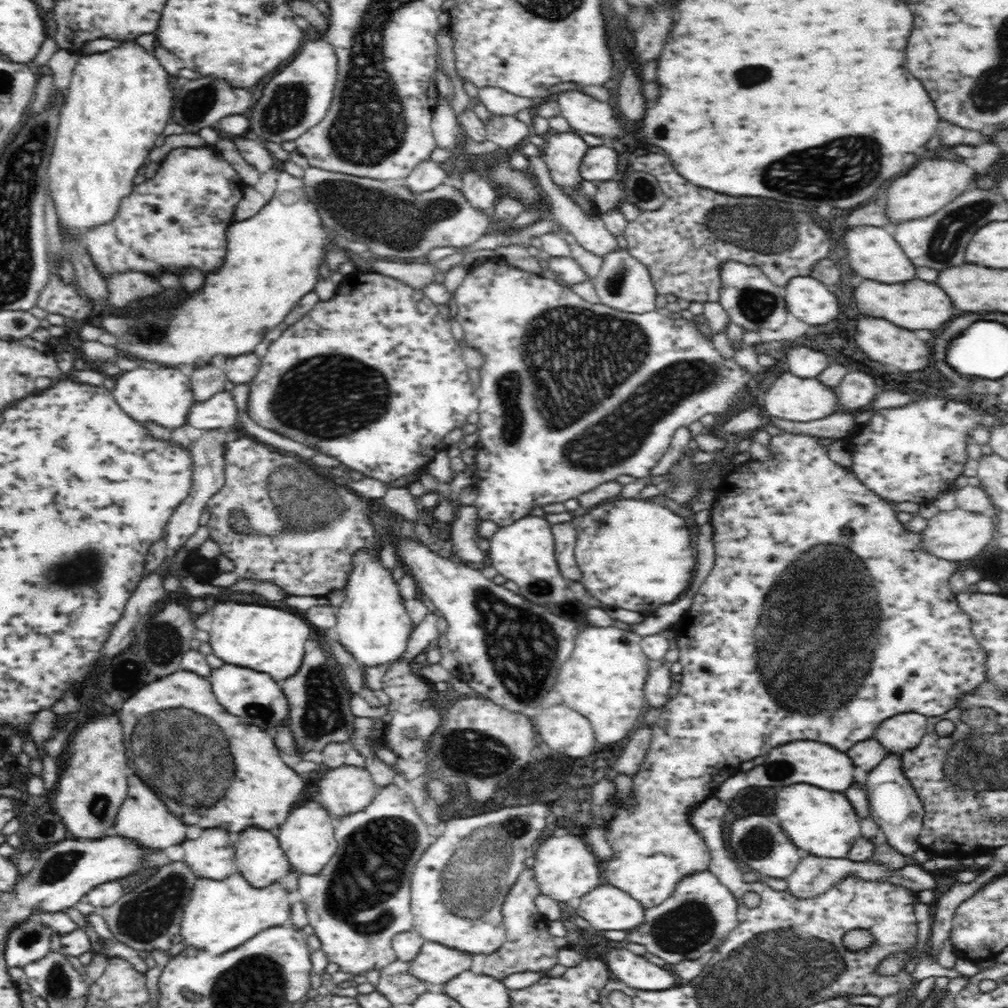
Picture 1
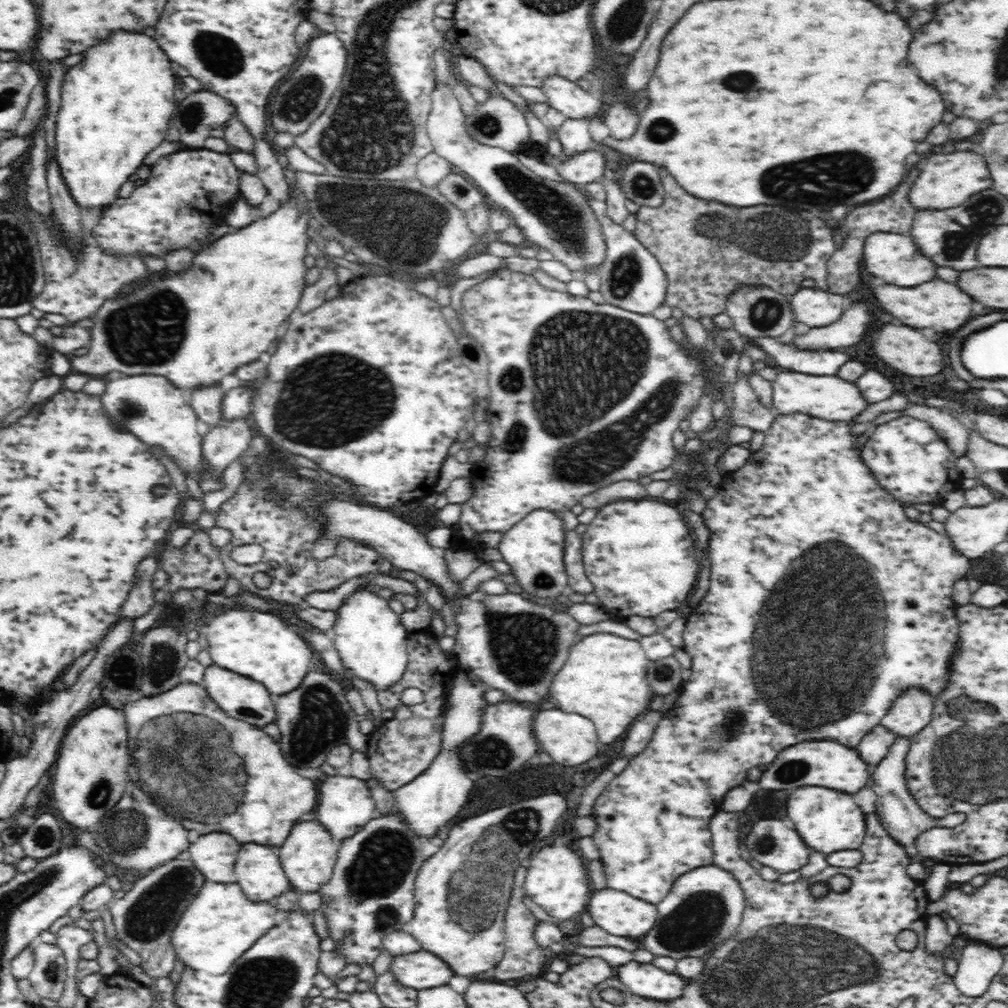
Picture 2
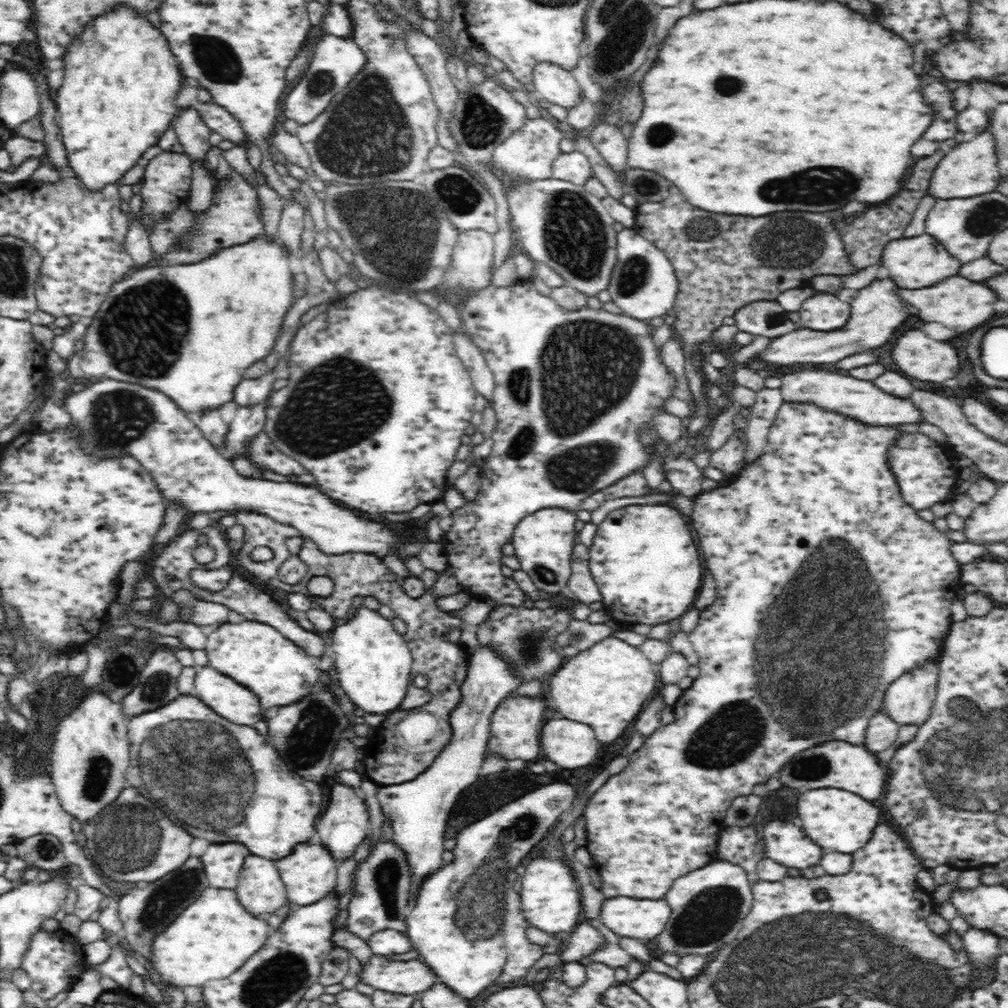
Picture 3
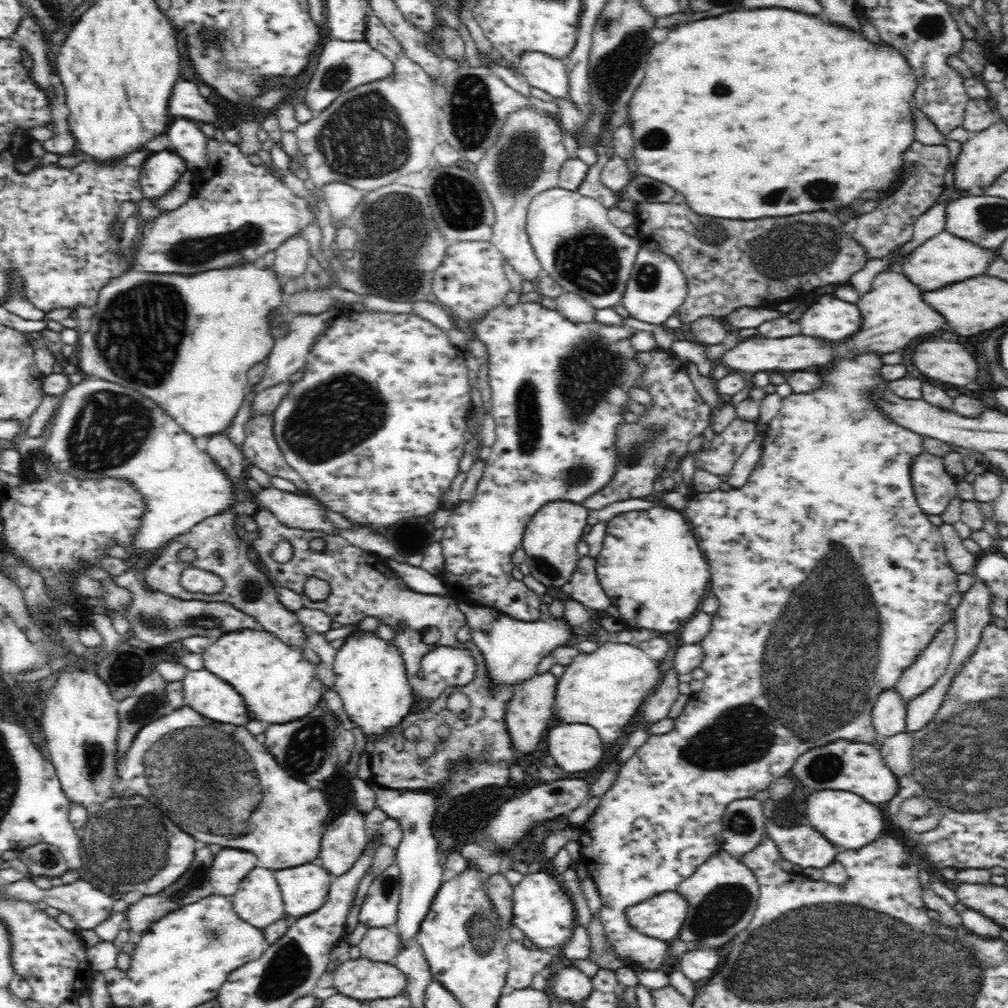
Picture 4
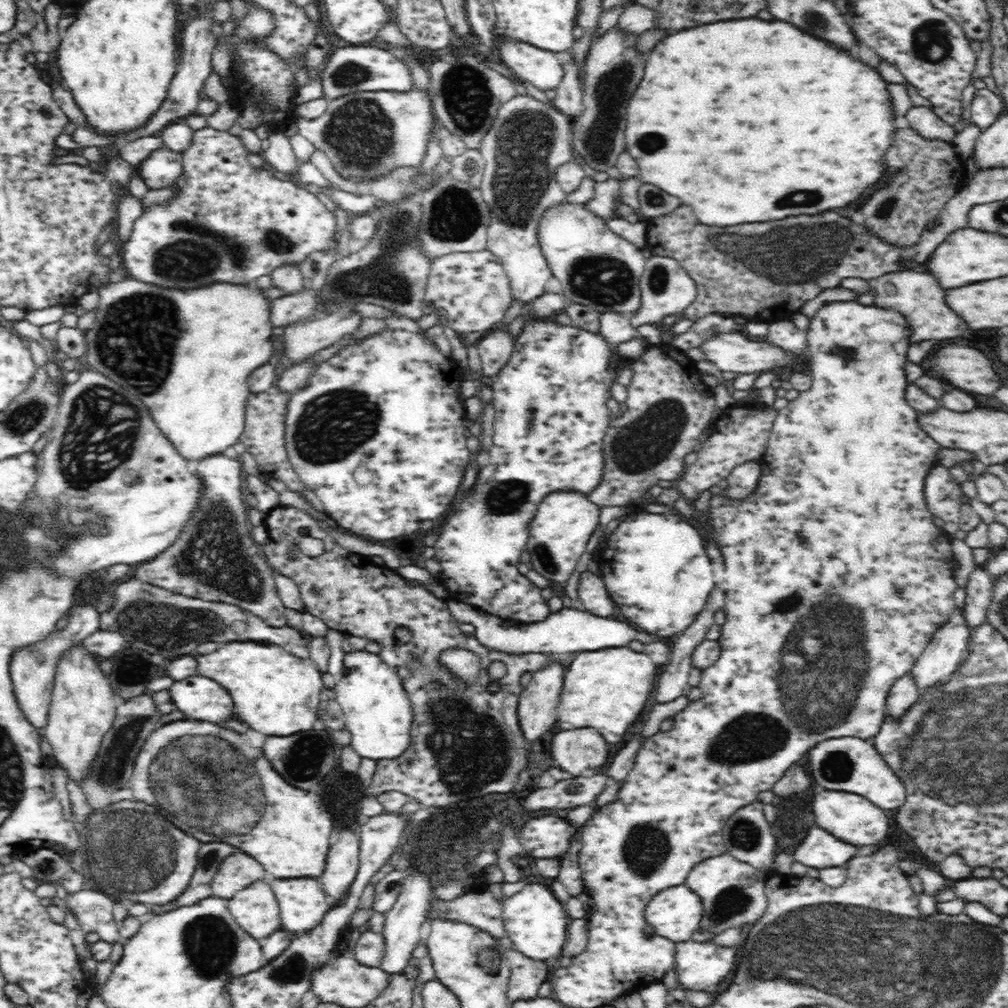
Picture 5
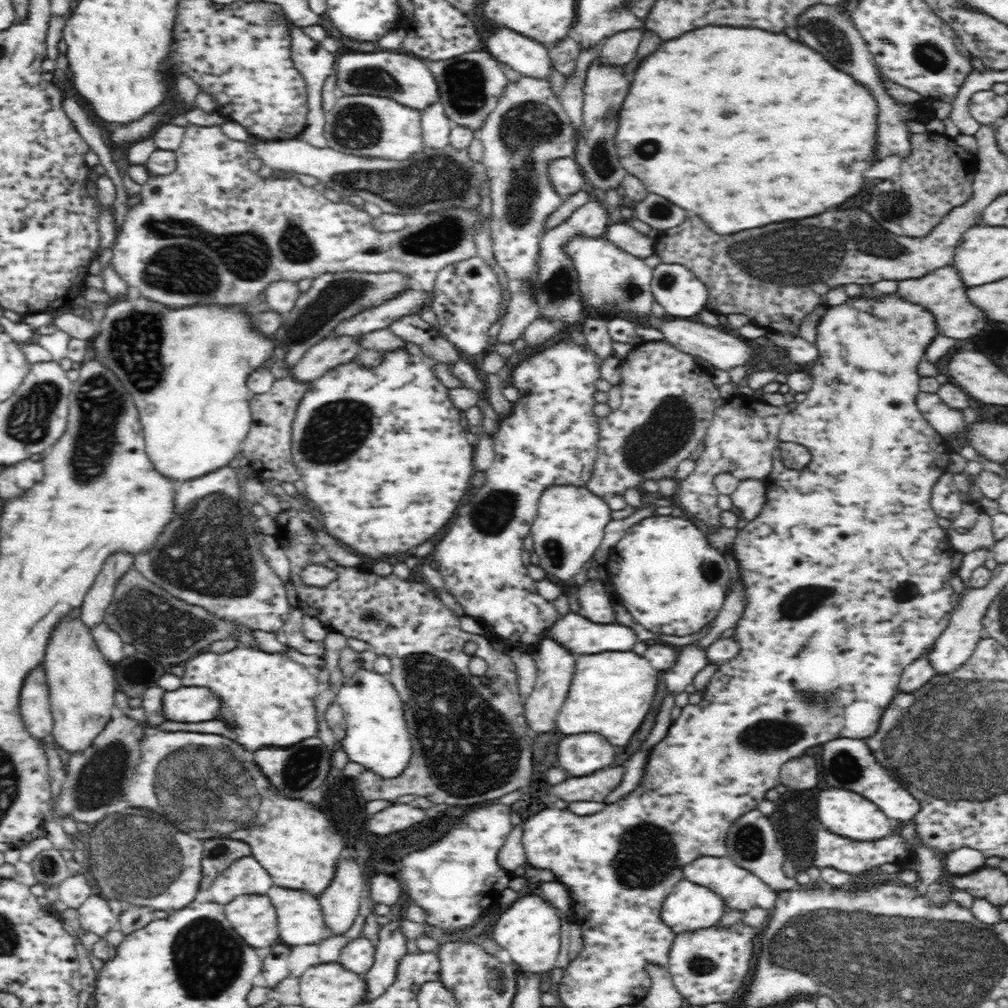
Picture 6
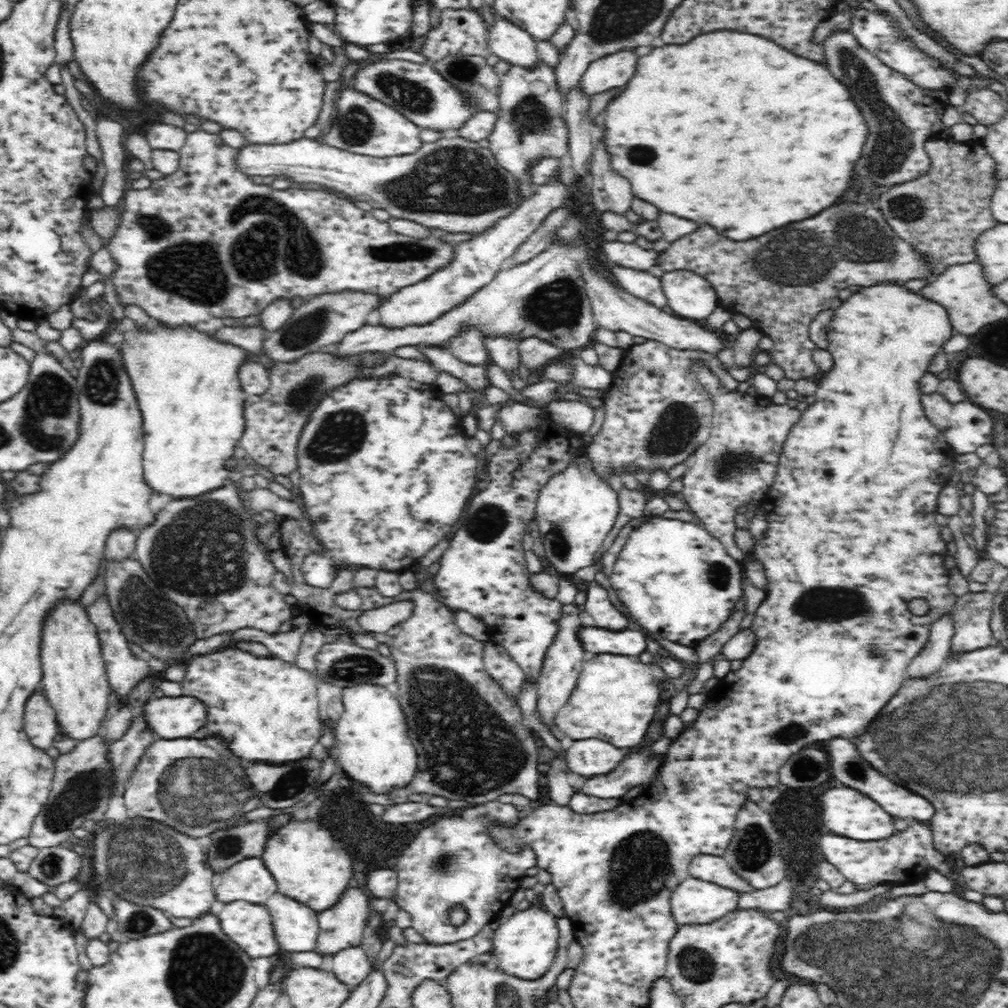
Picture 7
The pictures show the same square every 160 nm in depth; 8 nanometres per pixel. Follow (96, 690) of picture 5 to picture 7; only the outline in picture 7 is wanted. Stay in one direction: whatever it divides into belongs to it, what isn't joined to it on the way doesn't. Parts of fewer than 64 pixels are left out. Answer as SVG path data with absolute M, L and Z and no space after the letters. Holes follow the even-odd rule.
M62 598L46 613L40 645L43 670L40 687L55 710L59 728L79 741L96 736L110 710L111 688L105 674L96 625L79 600Z

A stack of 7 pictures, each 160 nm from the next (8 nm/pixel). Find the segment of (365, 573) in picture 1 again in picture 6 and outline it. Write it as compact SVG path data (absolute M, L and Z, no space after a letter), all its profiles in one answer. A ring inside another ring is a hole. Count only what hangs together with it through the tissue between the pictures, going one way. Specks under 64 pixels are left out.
M358 670L354 676L340 684L336 702L342 707L345 718L345 735L338 742L350 762L372 770L384 780L396 779L406 771L413 754L403 704L399 693L388 677L369 670Z

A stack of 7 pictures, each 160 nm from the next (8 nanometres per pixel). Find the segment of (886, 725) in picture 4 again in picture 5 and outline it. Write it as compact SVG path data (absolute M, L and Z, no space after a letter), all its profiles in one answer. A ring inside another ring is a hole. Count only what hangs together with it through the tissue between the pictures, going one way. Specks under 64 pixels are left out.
M907 672L898 677L888 692L886 715L898 718L911 704L918 700L918 694L920 694L920 687L916 683L914 673Z

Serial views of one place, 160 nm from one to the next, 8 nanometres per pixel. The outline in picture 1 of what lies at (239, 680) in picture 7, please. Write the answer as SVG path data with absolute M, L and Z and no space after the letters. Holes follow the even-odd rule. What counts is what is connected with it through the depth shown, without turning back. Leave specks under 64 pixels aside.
M232 601L217 603L209 611L212 614L210 646L213 655L224 664L263 672L278 684L292 678L300 670L306 653L306 642L312 638L312 627L303 618L278 608L234 604Z

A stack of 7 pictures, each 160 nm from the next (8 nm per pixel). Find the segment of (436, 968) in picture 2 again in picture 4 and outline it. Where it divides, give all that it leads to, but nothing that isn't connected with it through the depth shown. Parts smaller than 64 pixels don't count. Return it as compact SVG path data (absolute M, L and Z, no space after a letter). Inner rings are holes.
M364 957L348 959L339 964L332 972L332 986L329 991L336 990L348 998L364 1002L374 998L392 998L406 990L405 976L392 964L384 962L372 962Z

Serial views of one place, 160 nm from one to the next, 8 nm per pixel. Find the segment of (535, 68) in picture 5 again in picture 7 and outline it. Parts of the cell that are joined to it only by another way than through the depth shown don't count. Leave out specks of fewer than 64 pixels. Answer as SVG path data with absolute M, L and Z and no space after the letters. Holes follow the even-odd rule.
M487 16L487 43L492 52L510 64L529 67L540 60L536 41L522 27L504 17Z

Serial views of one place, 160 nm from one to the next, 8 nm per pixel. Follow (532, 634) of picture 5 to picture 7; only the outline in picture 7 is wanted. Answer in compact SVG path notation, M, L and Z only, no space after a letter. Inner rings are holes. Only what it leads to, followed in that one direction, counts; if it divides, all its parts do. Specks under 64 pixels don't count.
M584 626L580 630L580 641L584 649L595 654L615 654L636 657L648 650L648 642L640 632L622 630L614 632L598 627Z

